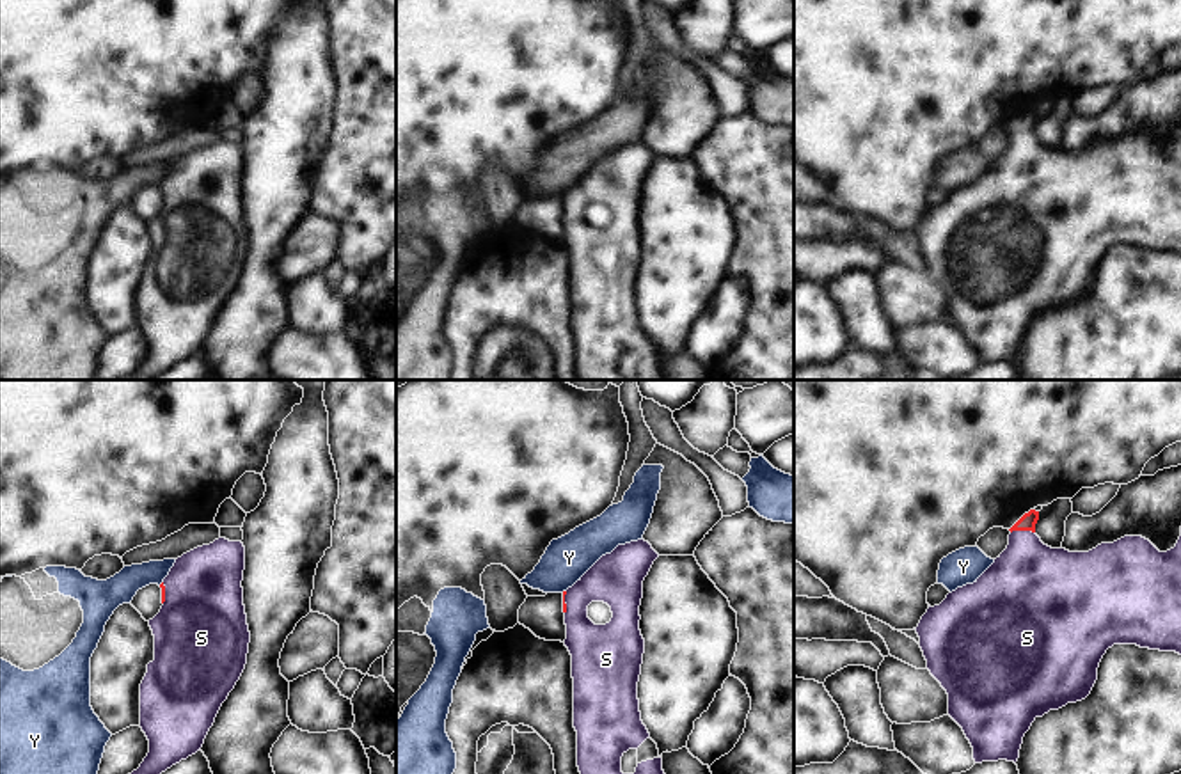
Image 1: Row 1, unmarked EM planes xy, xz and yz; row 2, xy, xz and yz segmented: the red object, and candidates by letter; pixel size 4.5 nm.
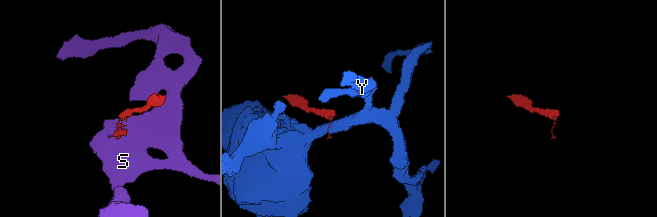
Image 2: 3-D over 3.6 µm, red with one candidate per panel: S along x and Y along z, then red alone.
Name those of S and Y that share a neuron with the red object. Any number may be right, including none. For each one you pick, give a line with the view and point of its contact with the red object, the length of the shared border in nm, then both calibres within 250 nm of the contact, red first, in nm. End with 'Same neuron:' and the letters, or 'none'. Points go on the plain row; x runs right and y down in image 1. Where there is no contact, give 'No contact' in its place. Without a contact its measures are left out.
S: Touches red at yz (1022, 132). Shared border 110 nm. Thickness 80 nm (red) against 380 nm
Same neuron: S

